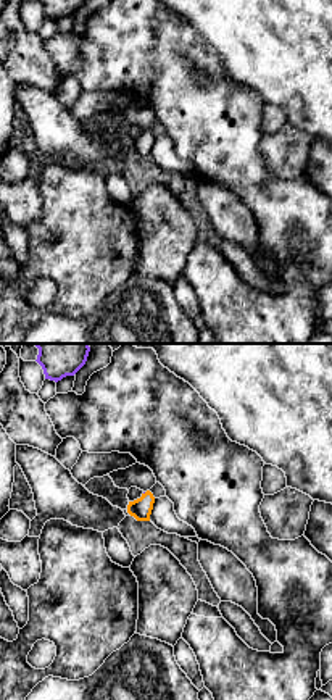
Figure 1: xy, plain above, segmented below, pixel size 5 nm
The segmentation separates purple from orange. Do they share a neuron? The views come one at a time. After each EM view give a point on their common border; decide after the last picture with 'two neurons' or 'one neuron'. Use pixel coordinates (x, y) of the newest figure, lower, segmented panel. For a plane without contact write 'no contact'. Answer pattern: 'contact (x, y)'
no contact

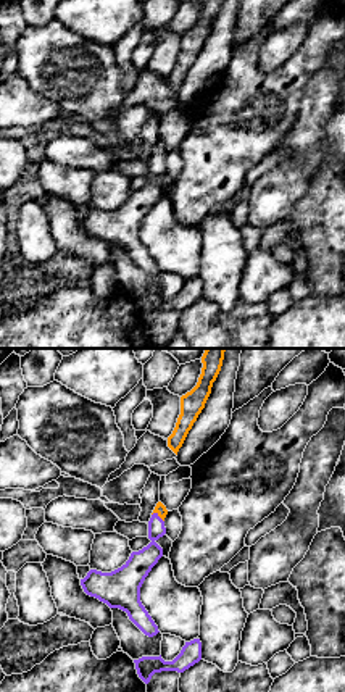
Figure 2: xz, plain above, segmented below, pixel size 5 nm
contact (158, 516)

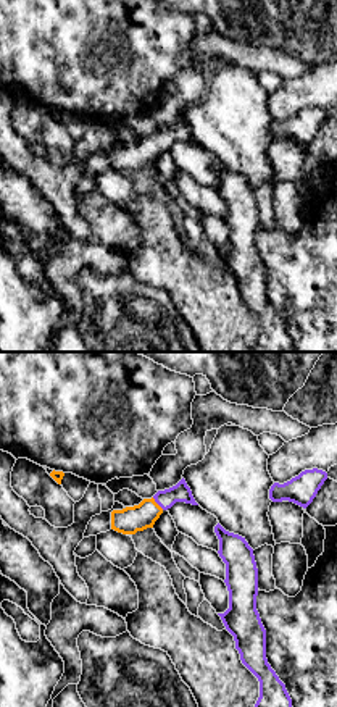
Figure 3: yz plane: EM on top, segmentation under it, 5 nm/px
contact (158, 504)

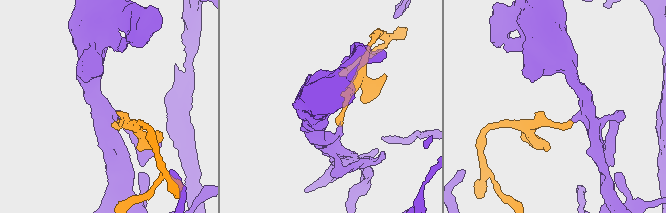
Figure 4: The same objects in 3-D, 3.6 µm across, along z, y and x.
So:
one neuron

